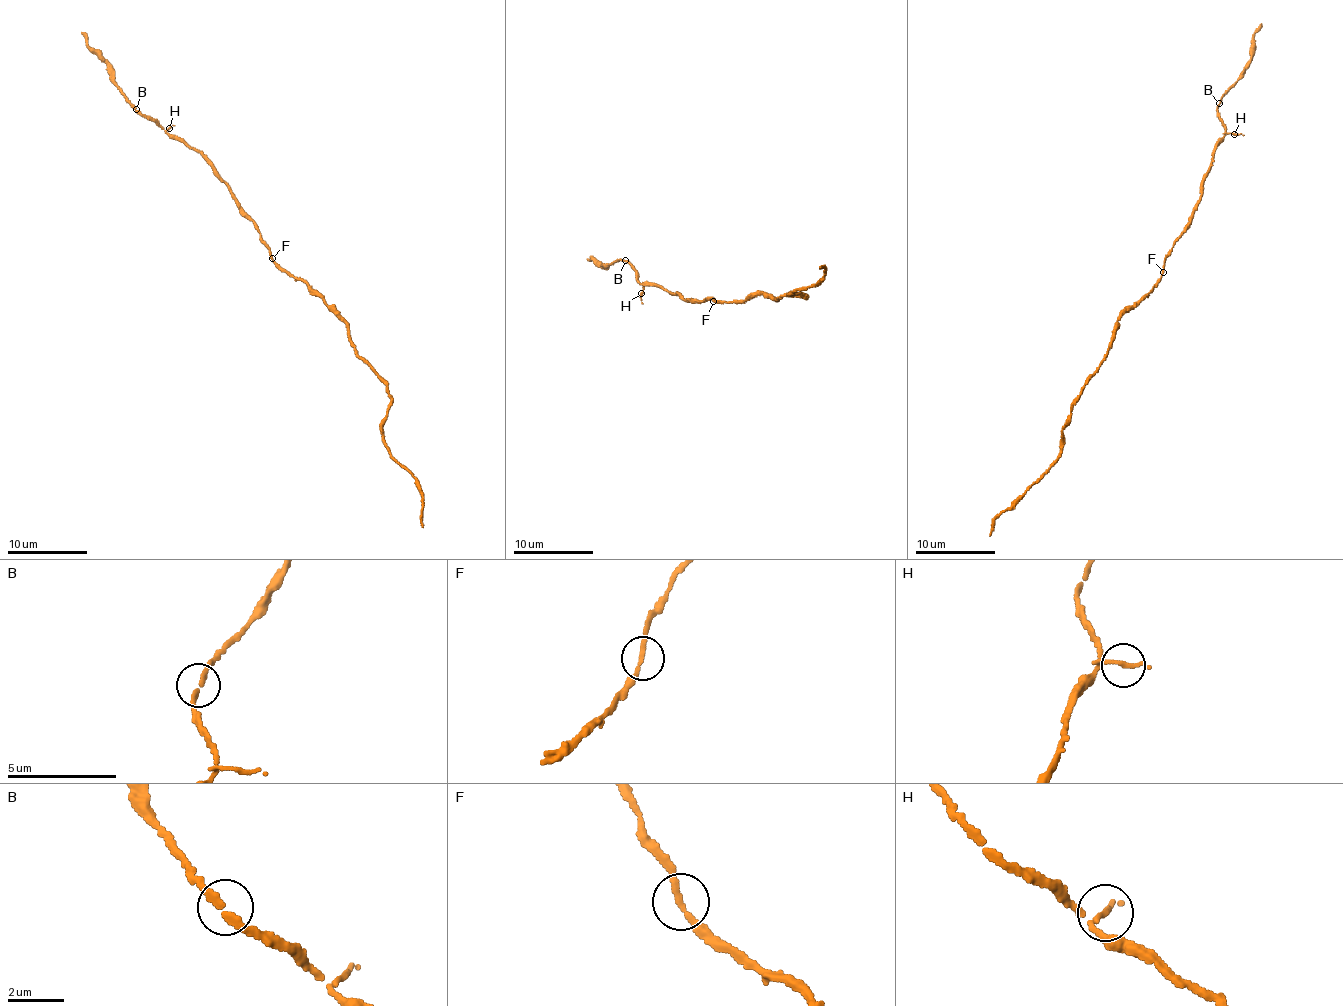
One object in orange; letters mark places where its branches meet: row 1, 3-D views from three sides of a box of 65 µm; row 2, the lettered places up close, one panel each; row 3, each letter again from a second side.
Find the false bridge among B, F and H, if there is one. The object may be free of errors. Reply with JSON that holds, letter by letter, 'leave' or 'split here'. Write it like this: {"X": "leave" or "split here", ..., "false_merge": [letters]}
{"B": "leave", "F": "leave", "H": "leave", "false_merge": []}

